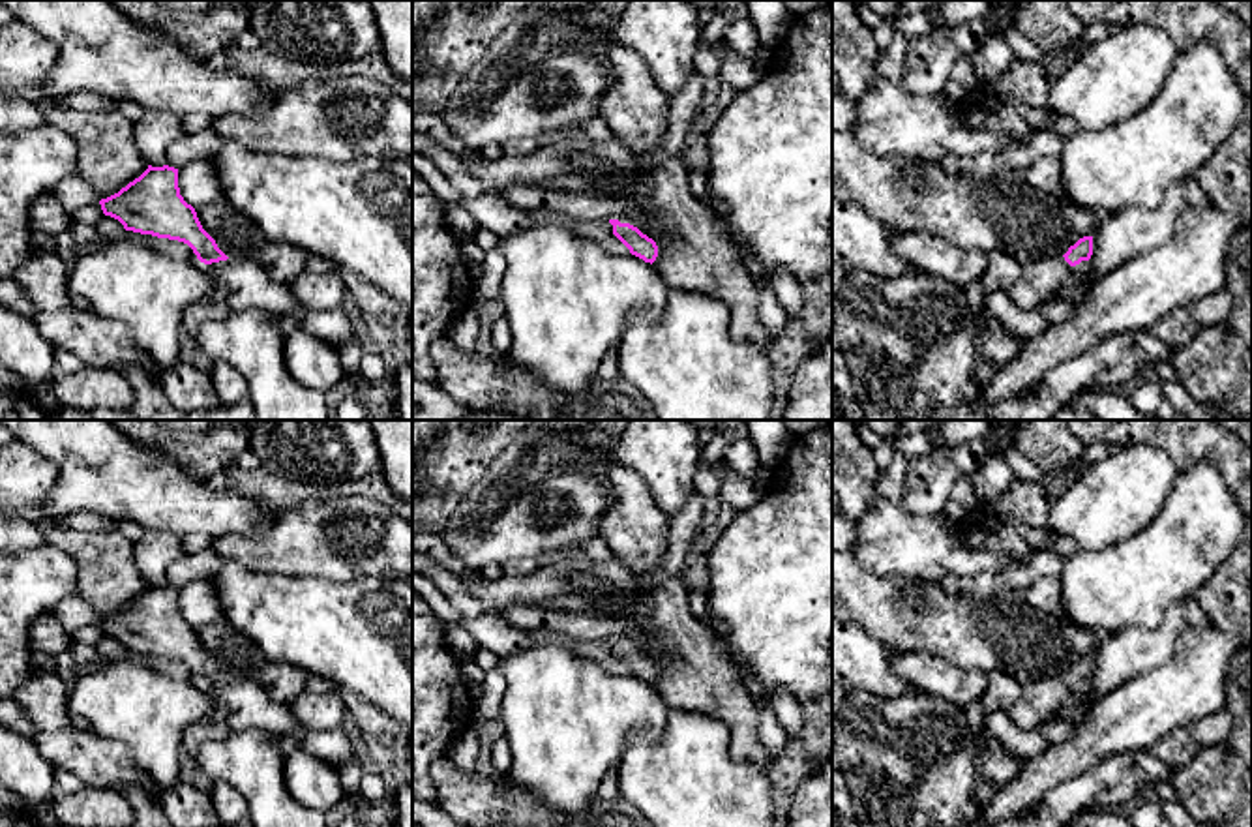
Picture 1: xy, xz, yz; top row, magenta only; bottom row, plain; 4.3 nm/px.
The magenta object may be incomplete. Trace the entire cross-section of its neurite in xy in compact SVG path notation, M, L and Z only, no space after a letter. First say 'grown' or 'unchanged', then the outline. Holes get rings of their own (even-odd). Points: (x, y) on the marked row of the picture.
grown | M148 165L139 178L99 204L103 214L118 219L126 231L187 244L225 287L231 311L262 309L276 317L292 317L300 328L334 349L360 330L349 306L311 311L292 296L289 285L274 281L255 261L229 259L180 195L174 167Z

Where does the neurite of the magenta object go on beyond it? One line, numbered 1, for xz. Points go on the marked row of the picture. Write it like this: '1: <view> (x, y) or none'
1: none

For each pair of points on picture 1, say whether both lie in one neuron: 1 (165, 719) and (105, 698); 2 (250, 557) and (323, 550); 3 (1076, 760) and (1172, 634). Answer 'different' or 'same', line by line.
1: same
2: same
3: different

